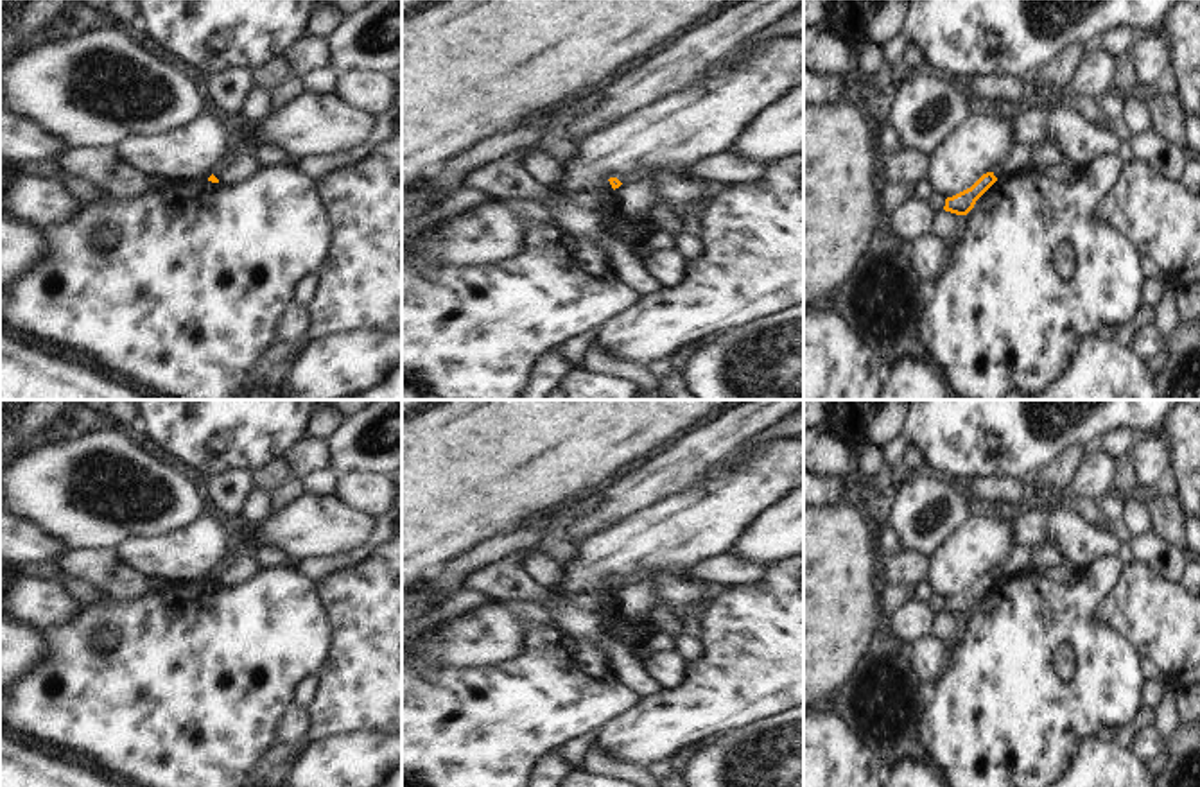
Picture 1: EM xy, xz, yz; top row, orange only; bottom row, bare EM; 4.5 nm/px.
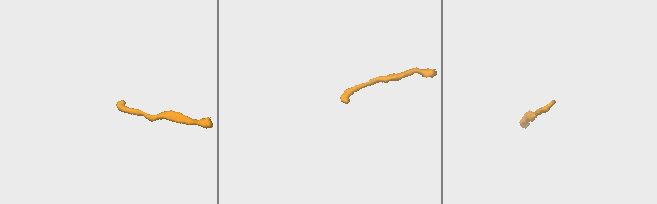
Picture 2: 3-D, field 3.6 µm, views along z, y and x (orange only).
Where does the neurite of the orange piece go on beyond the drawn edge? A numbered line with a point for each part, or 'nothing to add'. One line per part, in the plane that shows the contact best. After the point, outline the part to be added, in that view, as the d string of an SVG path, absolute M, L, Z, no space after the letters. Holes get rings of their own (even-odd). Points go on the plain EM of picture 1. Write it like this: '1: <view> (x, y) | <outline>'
nothing to add

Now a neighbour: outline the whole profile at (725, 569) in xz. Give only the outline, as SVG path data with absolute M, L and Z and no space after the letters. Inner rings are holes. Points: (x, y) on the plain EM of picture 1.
M730 552L709 558L687 572L676 572L676 577L698 583L717 583L723 586L746 586L761 583L766 568L748 565L734 558Z

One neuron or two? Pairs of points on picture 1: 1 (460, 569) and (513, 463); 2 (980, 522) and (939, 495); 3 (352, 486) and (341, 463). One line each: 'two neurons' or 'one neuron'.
1: two neurons
2: two neurons
3: two neurons

